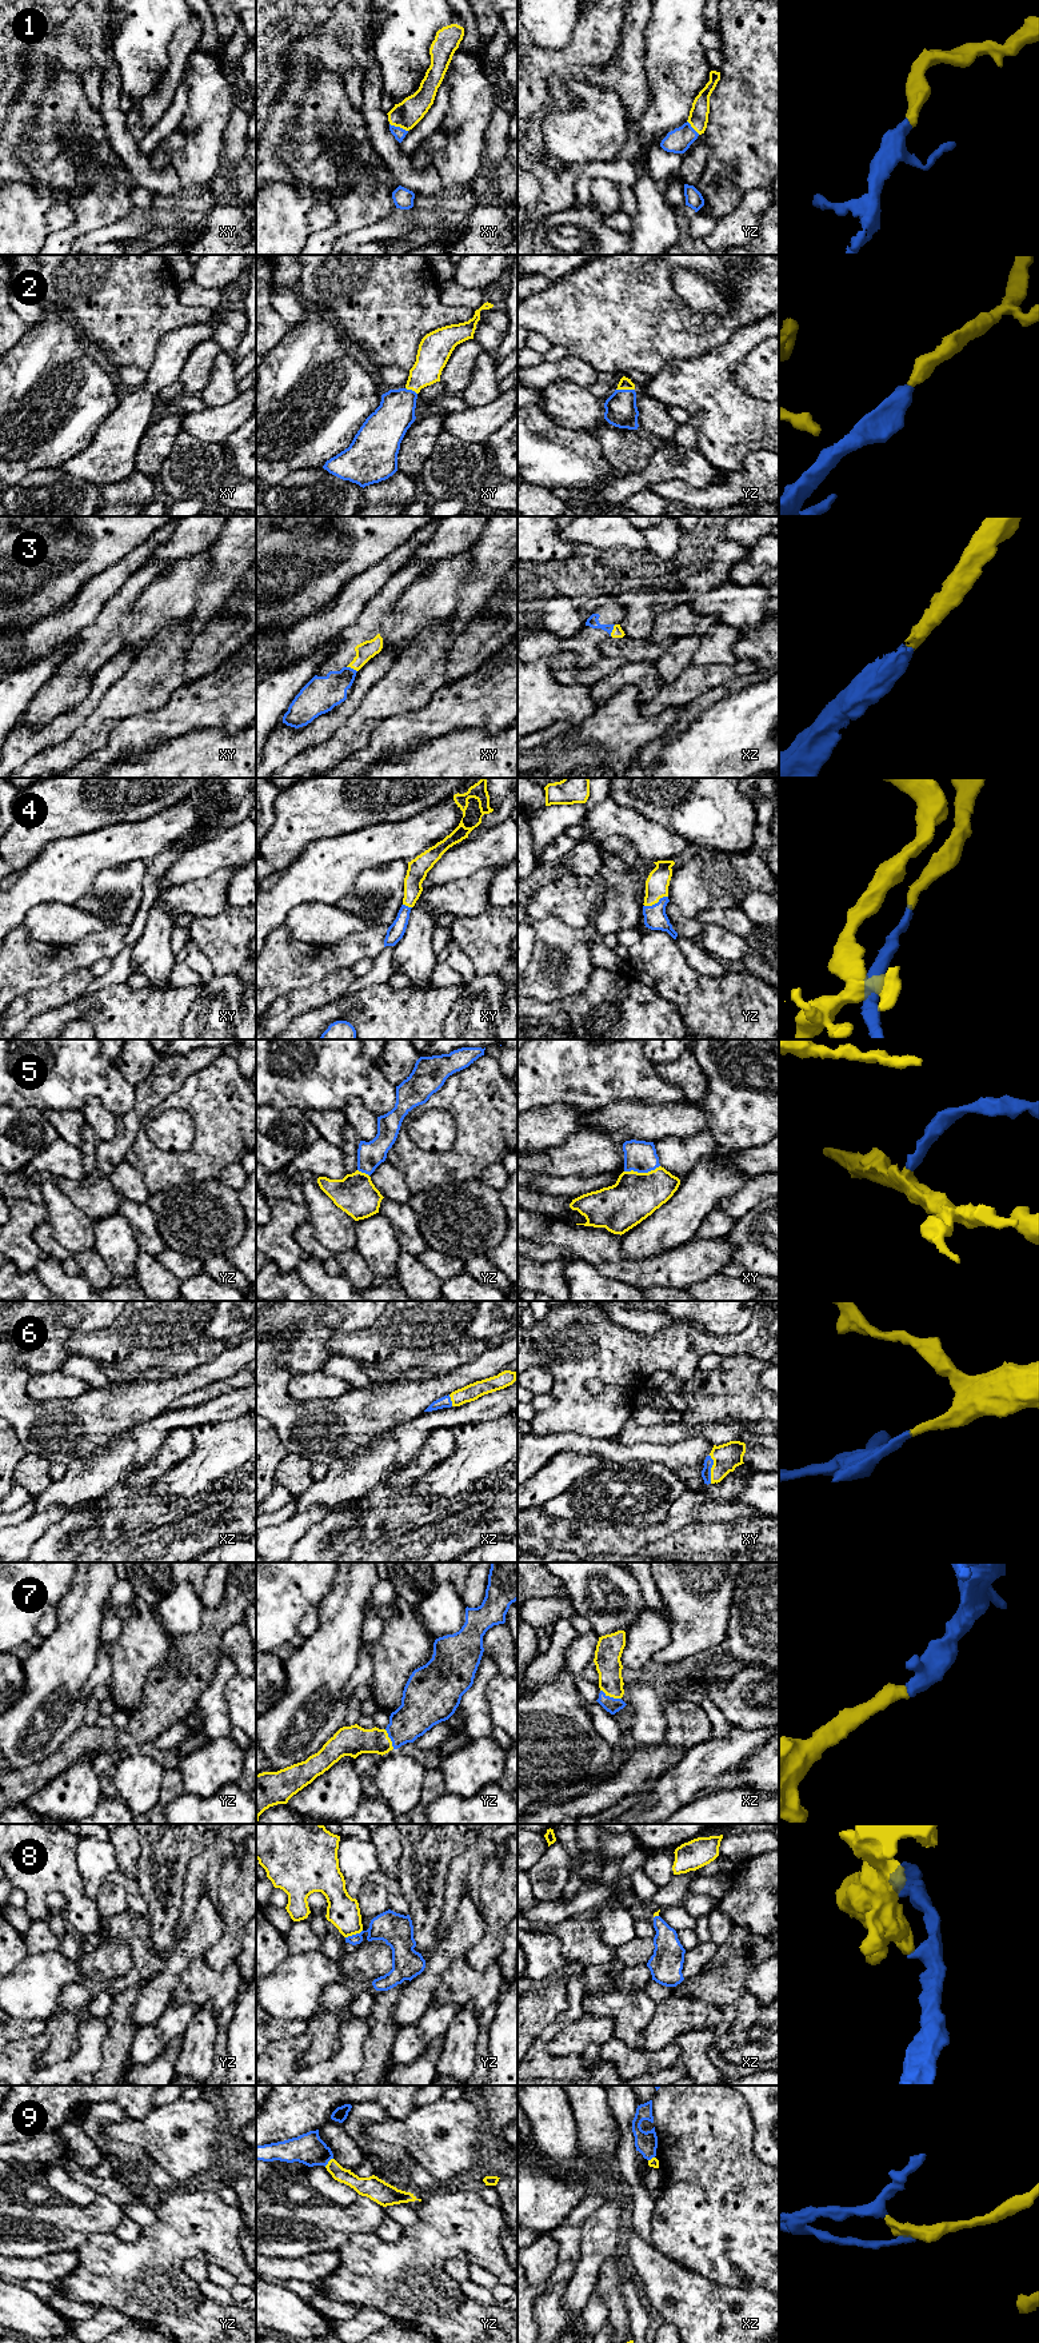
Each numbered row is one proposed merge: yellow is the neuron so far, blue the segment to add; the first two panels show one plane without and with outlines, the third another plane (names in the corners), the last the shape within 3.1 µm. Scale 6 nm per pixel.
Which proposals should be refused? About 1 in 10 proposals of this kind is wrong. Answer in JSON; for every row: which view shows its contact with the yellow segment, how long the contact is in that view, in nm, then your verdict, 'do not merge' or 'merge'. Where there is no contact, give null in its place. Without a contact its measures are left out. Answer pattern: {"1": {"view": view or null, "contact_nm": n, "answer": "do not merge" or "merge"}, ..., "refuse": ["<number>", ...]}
{"1": {"view": "xy", "contact_nm": 120, "answer": "merge"}, "2": {"view": "yz", "contact_nm": 110, "answer": "merge"}, "3": {"view": "xz", "contact_nm": 80, "answer": "merge"}, "4": {"view": "yz", "contact_nm": 160, "answer": "merge"}, "5": {"view": "xy", "contact_nm": 220, "answer": "merge"}, "6": {"view": "xy", "contact_nm": 180, "answer": "merge"}, "7": {"view": "xz", "contact_nm": 140, "answer": "merge"}, "8": {"view": "yz", "contact_nm": 120, "answer": "do not merge"}, "9": {"view": "yz", "contact_nm": 80, "answer": "do not merge"}, "refuse": ["8", "9"]}

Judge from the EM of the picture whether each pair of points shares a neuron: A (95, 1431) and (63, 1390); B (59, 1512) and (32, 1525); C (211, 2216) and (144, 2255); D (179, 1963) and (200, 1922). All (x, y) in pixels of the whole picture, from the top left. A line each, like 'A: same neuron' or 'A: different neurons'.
A: different neurons
B: same neuron
C: same neuron
D: same neuron

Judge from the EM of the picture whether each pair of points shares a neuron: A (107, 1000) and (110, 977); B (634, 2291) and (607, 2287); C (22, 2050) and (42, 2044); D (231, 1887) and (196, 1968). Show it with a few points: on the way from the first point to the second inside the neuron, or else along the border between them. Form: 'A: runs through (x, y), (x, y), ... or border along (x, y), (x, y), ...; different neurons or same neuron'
A: border along (124, 982), (107, 985), (82, 996); different neurons
B: border along (614, 2259), (619, 2267), (622, 2296), (630, 2320); different neurons
C: runs through (27, 2050), (36, 2046); same neuron
D: border along (203, 1958), (216, 1971), (222, 1971), (234, 1960); different neurons

